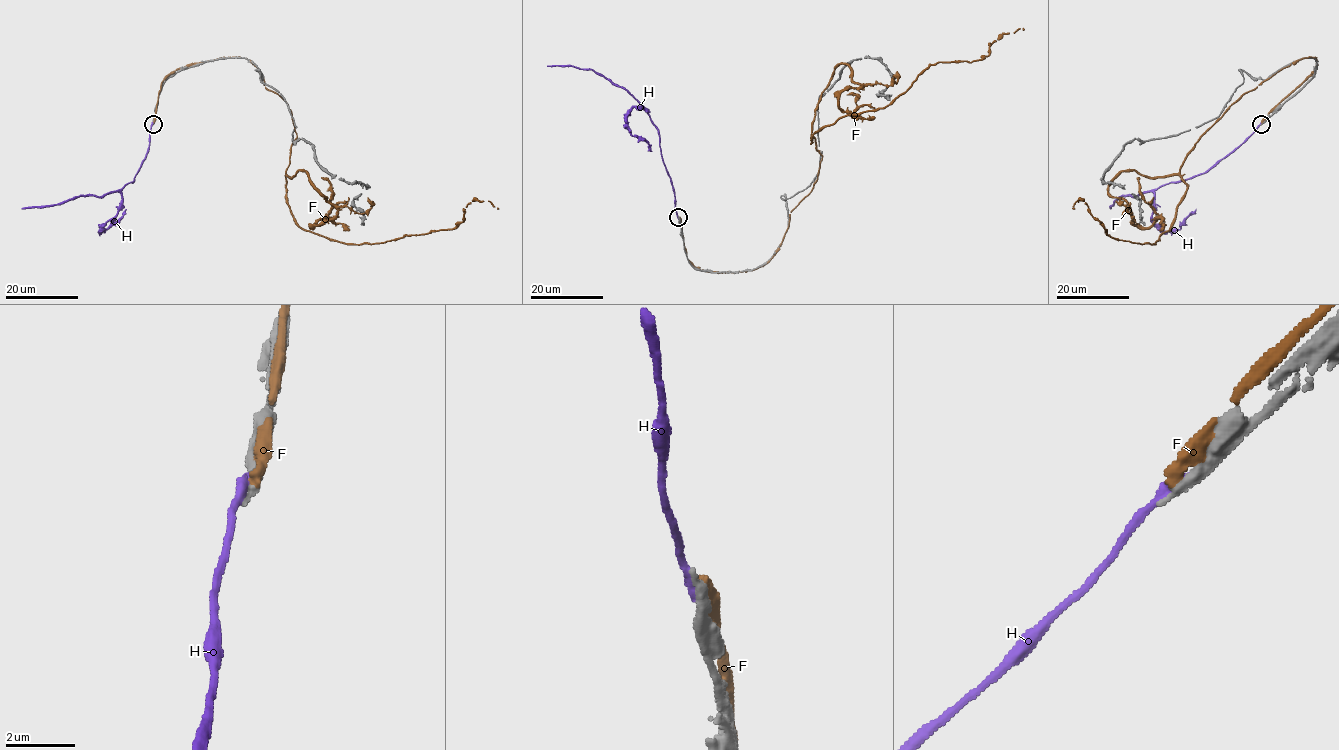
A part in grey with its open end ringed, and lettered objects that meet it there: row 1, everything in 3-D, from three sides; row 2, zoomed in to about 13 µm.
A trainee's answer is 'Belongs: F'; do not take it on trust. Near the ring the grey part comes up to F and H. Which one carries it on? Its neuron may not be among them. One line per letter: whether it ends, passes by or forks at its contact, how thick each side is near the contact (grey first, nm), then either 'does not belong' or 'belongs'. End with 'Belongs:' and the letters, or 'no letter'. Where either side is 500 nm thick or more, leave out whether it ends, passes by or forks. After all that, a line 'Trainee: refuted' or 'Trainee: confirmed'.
F: it passes by; 420 nm thick on the grey side, 360 nm on the other; does not belong
H: it ends there; 420 nm thick on the grey side, 320 nm on the other; does not belong
Belongs: no letter
Trainee: refuted

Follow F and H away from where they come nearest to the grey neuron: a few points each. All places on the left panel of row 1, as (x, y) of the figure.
F: (154, 120), (170, 74), (245, 57), (291, 113), (301, 228), (382, 243), (499, 209)
H: (153, 123), (146, 156), (133, 181), (122, 189), (98, 196), (78, 196), (46, 207), (22, 209)

